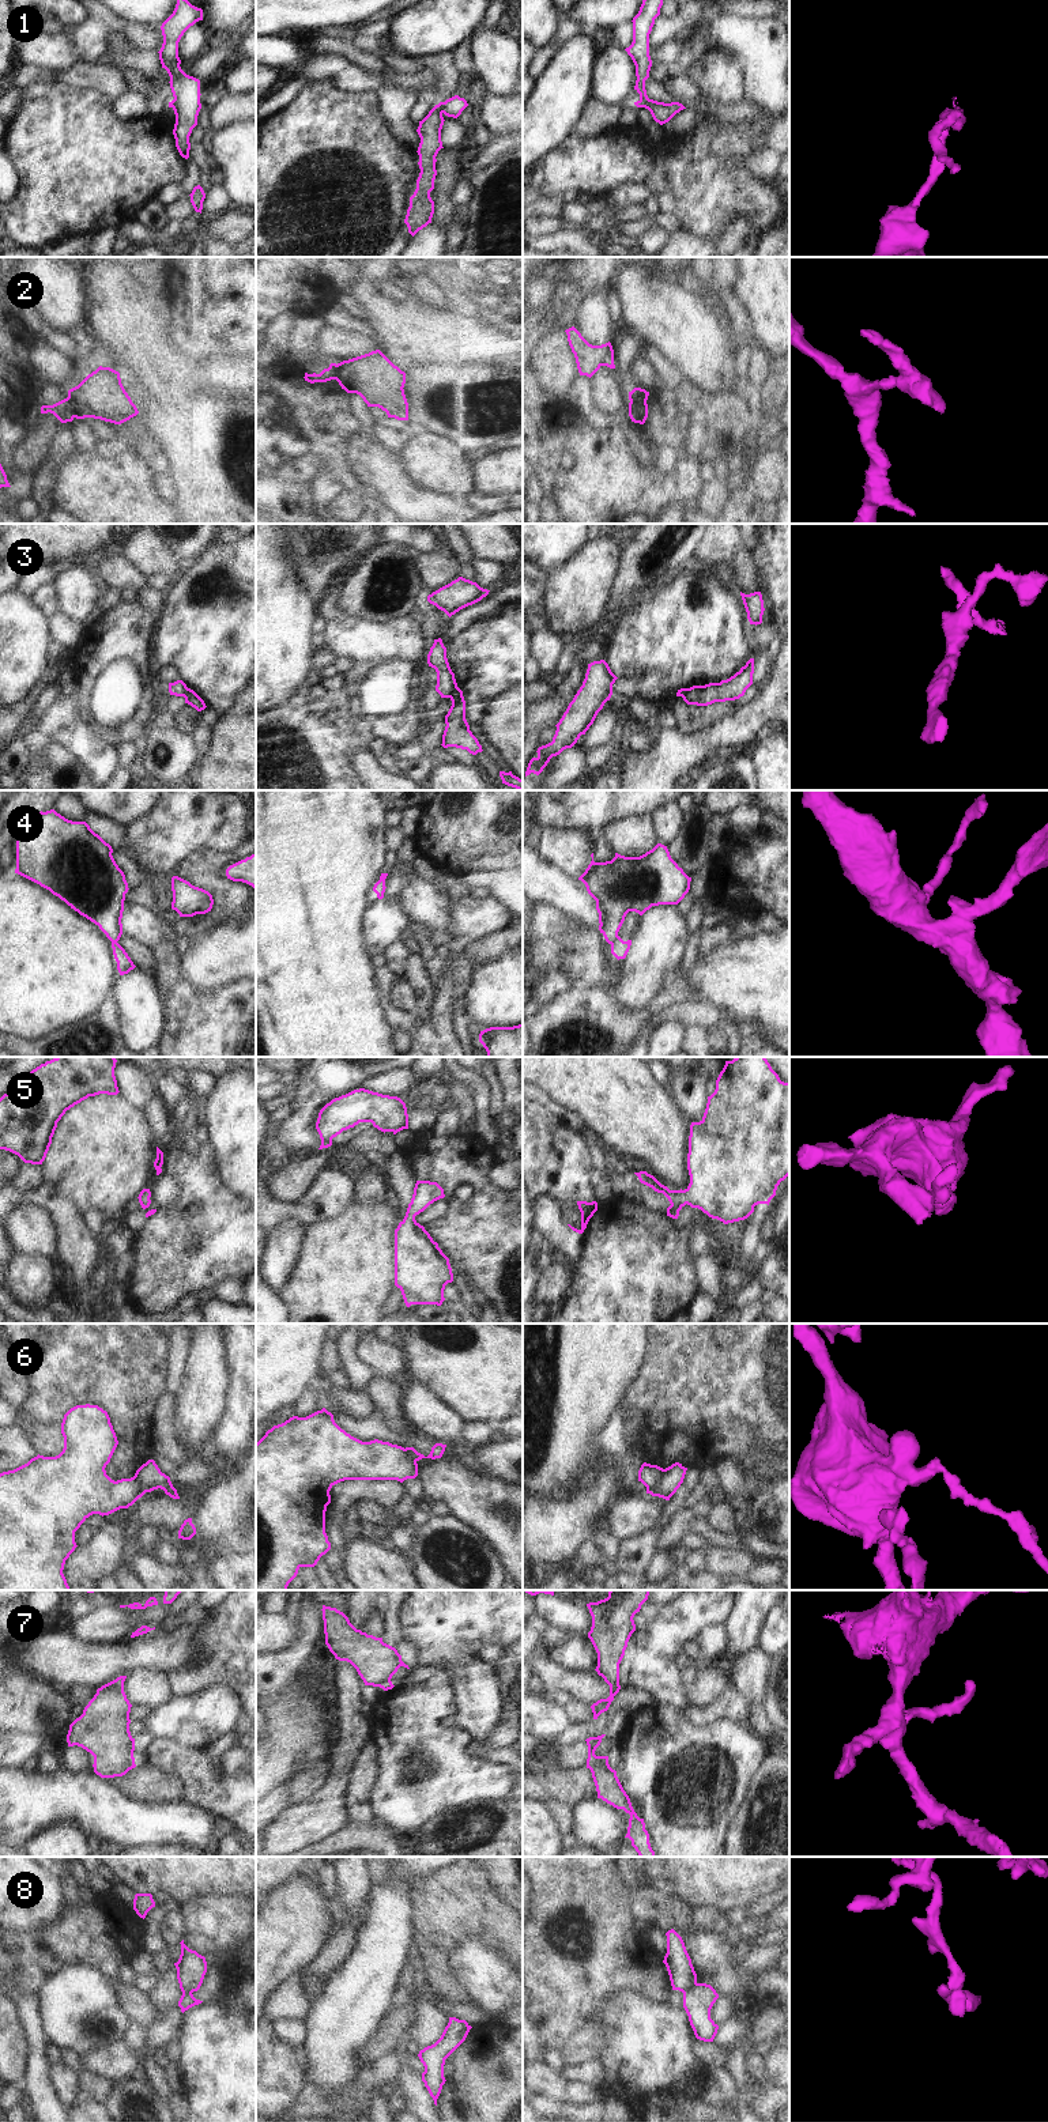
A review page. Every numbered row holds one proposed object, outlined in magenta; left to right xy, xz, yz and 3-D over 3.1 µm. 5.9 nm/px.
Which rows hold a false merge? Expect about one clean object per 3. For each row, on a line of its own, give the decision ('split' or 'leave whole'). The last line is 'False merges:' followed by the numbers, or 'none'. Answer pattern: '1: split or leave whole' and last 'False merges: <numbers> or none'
1: split
2: split
3: split
4: split
5: leave whole
6: split
7: split
8: split
False merges: 1, 2, 3, 4, 6, 7, 8

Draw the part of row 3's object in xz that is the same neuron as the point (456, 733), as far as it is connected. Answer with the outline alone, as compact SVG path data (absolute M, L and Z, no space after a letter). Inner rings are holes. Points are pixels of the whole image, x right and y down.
M456 687L449 695L452 706L445 715L445 730L442 735L442 747L456 747L467 750L470 754L476 755L482 752L482 745L478 739L470 730L470 725L465 720L465 701L463 691Z

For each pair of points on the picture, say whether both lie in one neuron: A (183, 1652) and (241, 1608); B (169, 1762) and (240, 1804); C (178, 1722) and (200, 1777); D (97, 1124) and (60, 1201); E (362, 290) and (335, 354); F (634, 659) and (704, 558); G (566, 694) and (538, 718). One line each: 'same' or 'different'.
A: different
B: same
C: different
D: different
E: different
F: different
G: same

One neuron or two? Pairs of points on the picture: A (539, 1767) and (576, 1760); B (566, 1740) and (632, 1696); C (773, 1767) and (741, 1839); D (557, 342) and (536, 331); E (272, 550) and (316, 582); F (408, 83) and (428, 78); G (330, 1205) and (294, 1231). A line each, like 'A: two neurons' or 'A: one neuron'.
A: one neuron
B: one neuron
C: one neuron
D: two neurons
E: two neurons
F: one neuron
G: two neurons

